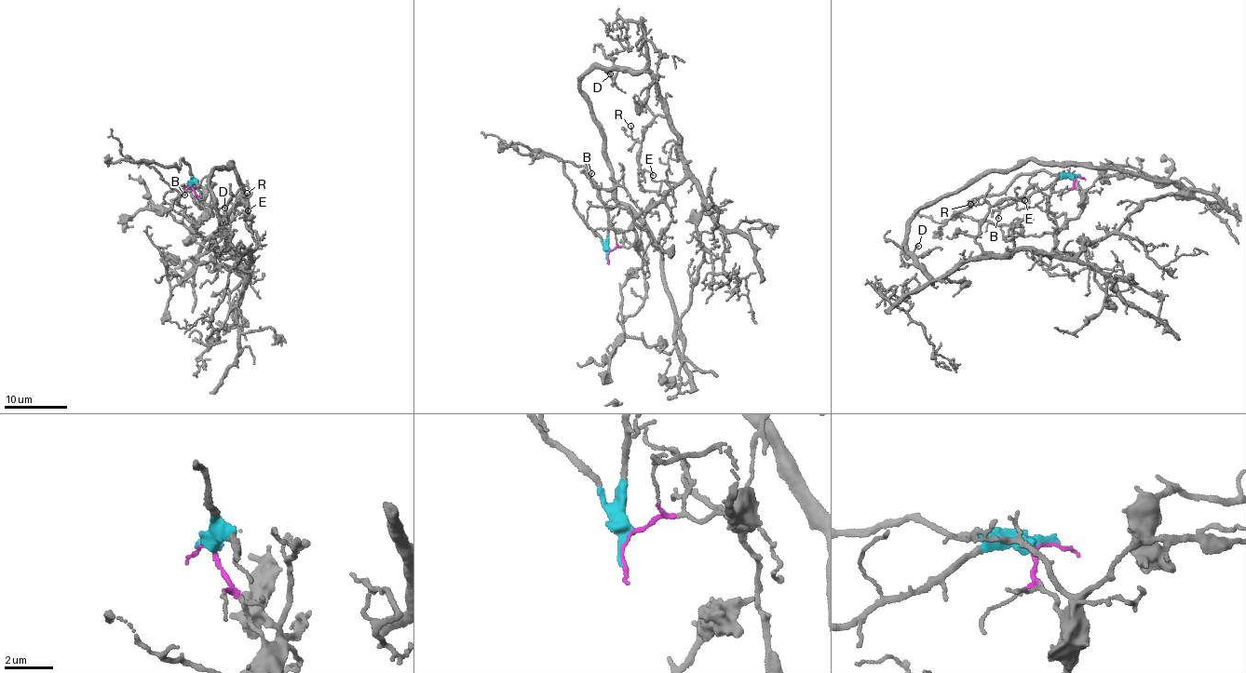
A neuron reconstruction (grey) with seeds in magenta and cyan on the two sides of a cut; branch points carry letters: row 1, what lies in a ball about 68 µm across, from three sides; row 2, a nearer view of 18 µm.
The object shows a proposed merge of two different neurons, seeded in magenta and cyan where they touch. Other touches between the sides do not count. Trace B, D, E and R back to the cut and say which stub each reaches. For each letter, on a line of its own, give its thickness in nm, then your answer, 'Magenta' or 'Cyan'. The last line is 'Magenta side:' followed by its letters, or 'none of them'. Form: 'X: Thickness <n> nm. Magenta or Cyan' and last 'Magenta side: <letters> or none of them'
B: Thickness 110 nm. Cyan
D: Thickness 170 nm. Magenta
E: Thickness 110 nm. Magenta
R: Thickness 120 nm. Magenta
Magenta side: D, E, R

